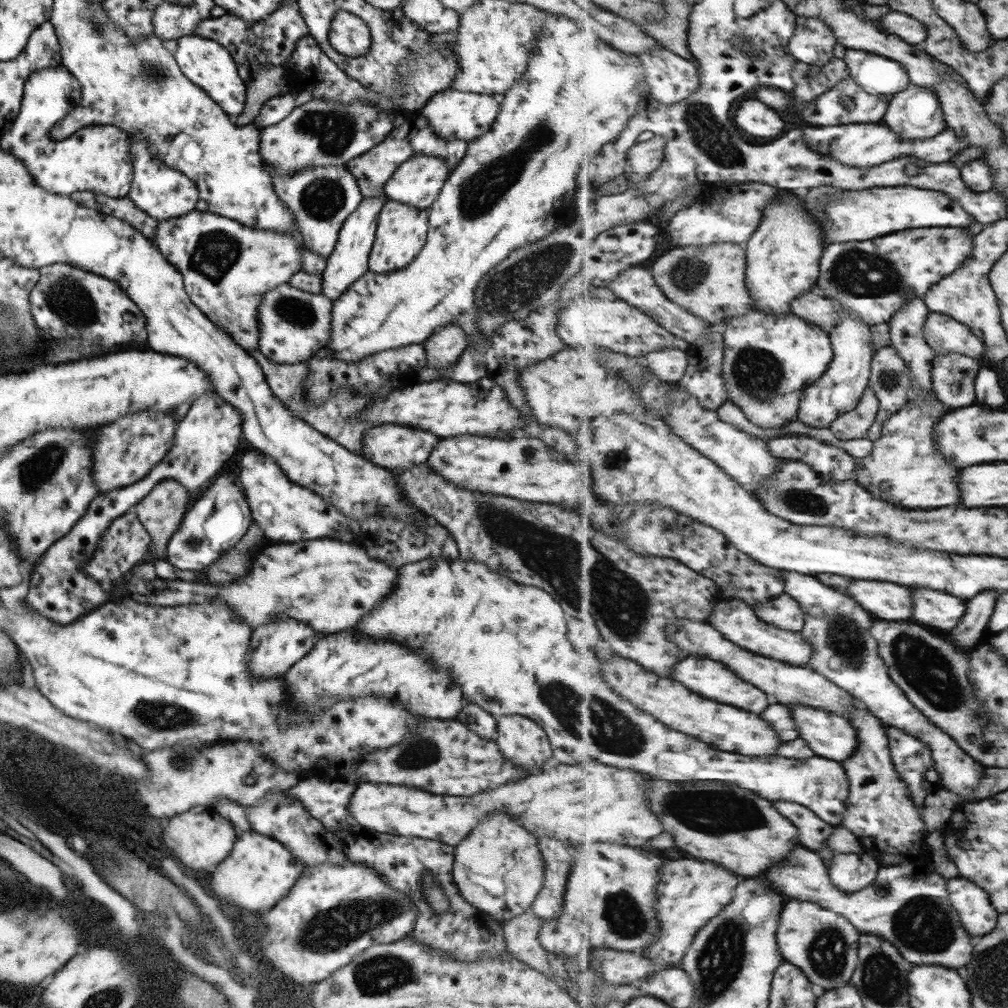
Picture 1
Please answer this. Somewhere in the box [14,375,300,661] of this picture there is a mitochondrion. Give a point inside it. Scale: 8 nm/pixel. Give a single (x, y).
(35, 472)

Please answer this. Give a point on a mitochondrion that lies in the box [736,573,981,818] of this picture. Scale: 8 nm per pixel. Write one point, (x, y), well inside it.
(929, 672)

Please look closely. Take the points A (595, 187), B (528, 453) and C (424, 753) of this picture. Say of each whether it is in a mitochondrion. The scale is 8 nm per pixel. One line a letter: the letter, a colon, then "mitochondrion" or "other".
A: other
B: other
C: mitochondrion

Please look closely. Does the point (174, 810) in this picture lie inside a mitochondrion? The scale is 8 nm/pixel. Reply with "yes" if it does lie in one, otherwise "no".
no

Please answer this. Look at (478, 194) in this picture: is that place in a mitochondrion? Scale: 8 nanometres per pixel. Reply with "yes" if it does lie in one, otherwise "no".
yes

